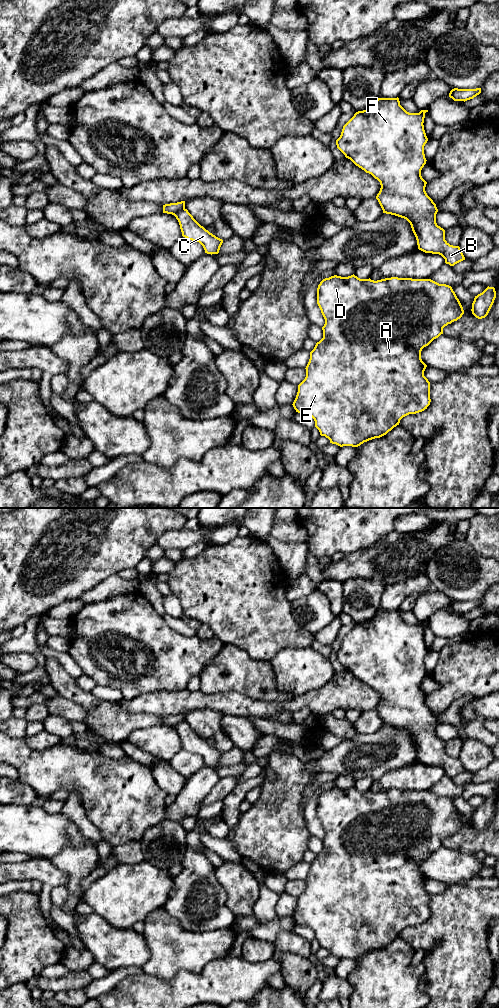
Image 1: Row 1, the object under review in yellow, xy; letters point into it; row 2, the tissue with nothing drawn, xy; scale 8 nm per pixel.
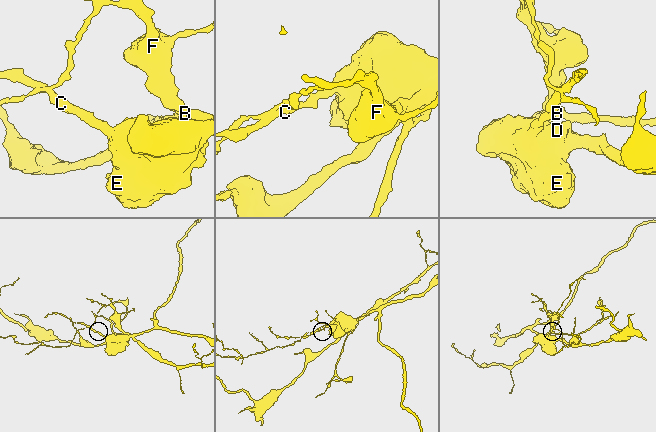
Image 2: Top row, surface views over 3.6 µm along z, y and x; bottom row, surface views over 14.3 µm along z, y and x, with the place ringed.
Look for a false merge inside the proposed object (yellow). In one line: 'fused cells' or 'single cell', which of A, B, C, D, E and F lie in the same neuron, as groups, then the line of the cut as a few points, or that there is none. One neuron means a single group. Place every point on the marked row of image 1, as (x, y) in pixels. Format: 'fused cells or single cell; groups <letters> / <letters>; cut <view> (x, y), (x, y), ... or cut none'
fused cells; groups A C D E / B F; cut xy (184, 208), (173, 214)

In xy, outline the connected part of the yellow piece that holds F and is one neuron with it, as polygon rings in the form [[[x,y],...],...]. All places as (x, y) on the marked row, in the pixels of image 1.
[[[378,98],[368,109],[358,111],[343,126],[340,137],[336,140],[337,148],[356,166],[371,174],[380,182],[381,188],[376,196],[383,213],[395,215],[406,219],[416,237],[418,249],[425,253],[439,254],[450,266],[465,260],[459,246],[450,245],[445,240],[445,230],[437,225],[436,214],[438,209],[433,200],[427,195],[425,187],[427,182],[421,176],[421,170],[426,164],[424,146],[428,141],[424,130],[425,113],[409,113],[401,105],[399,98]]]

